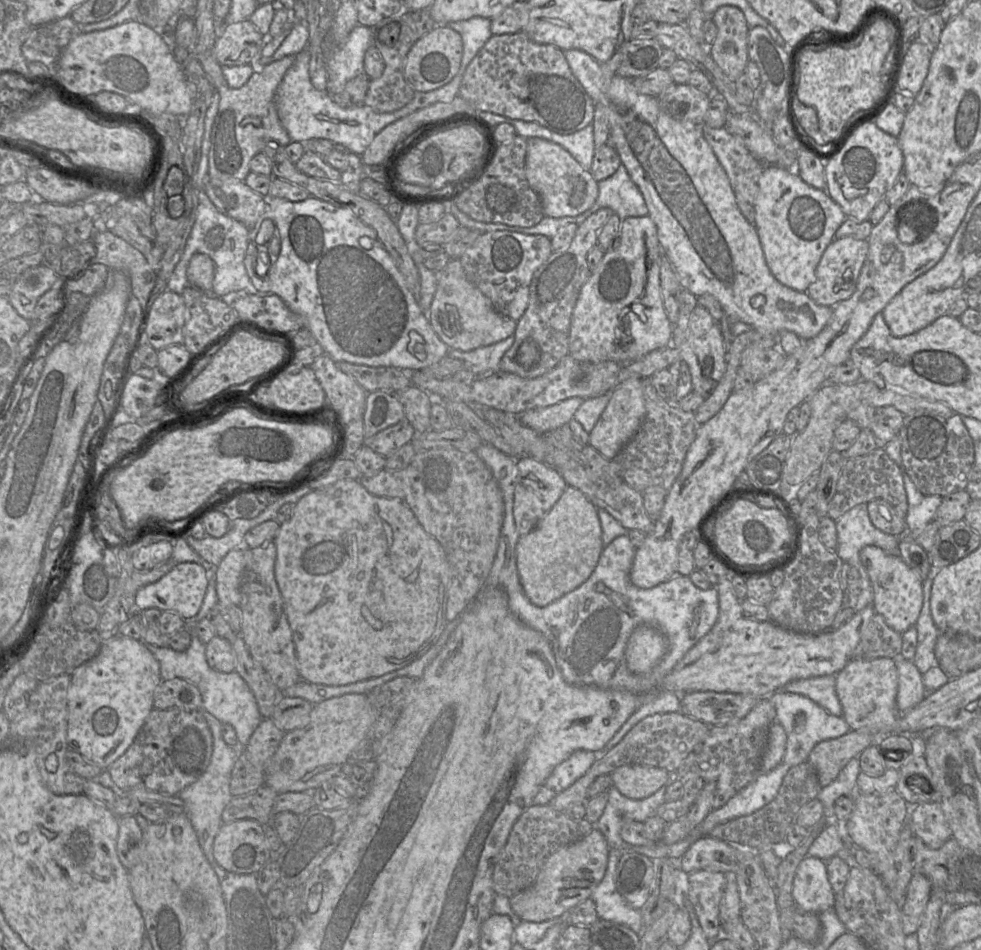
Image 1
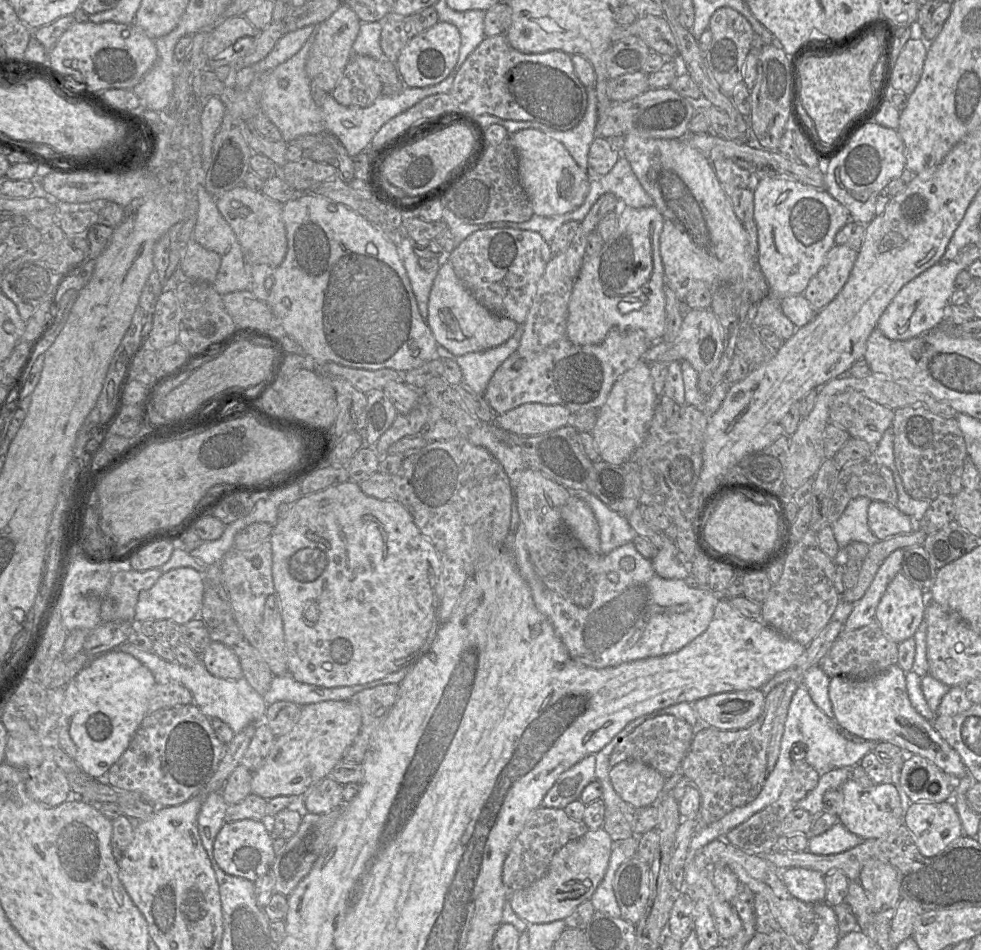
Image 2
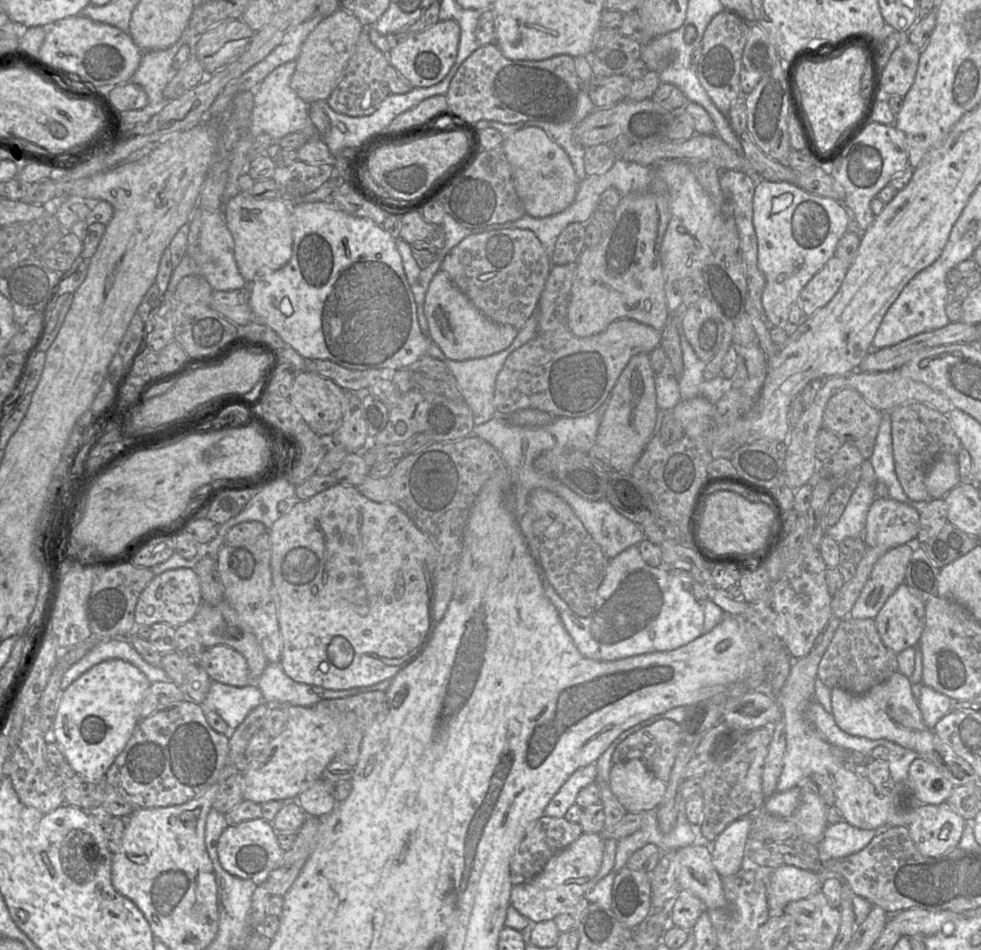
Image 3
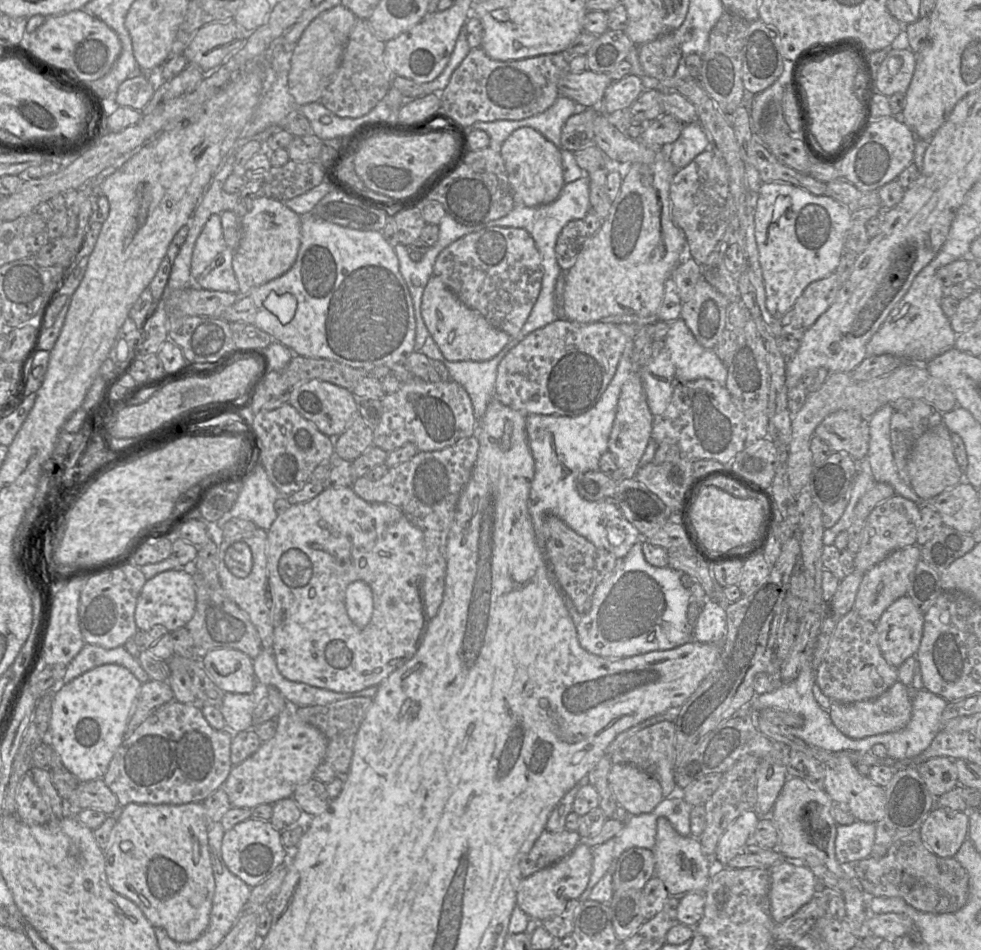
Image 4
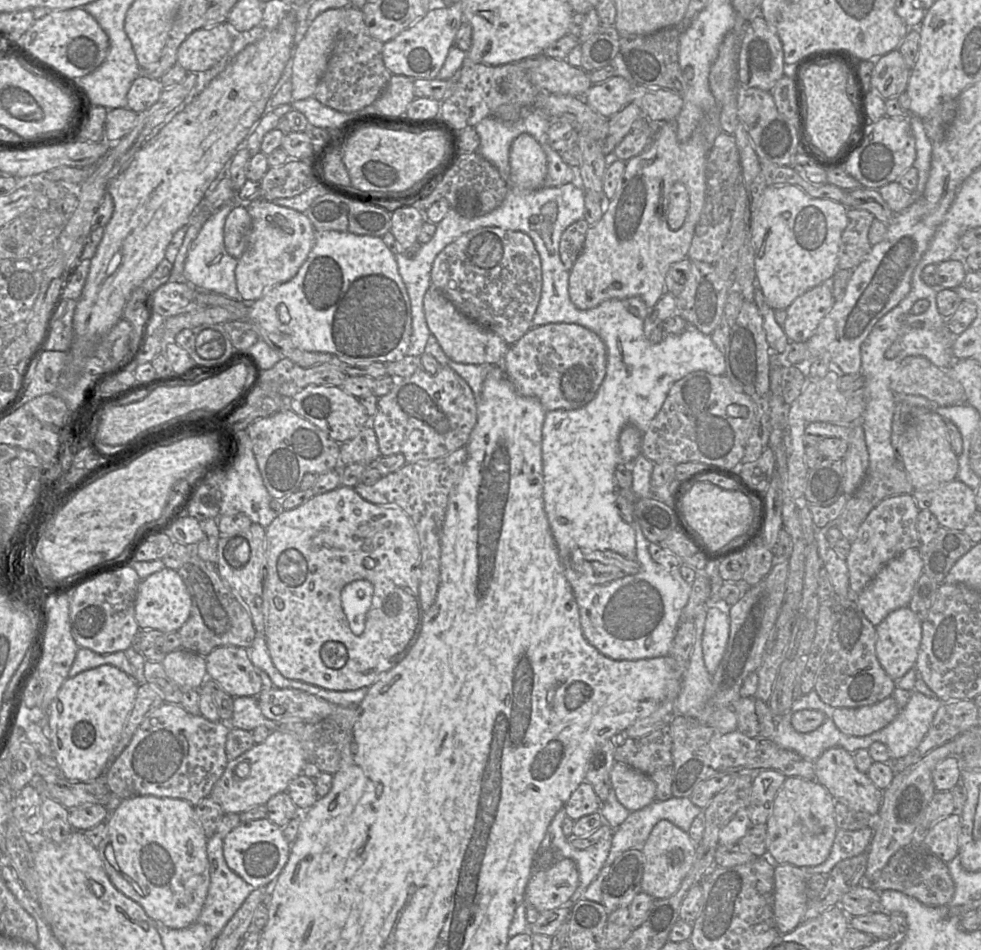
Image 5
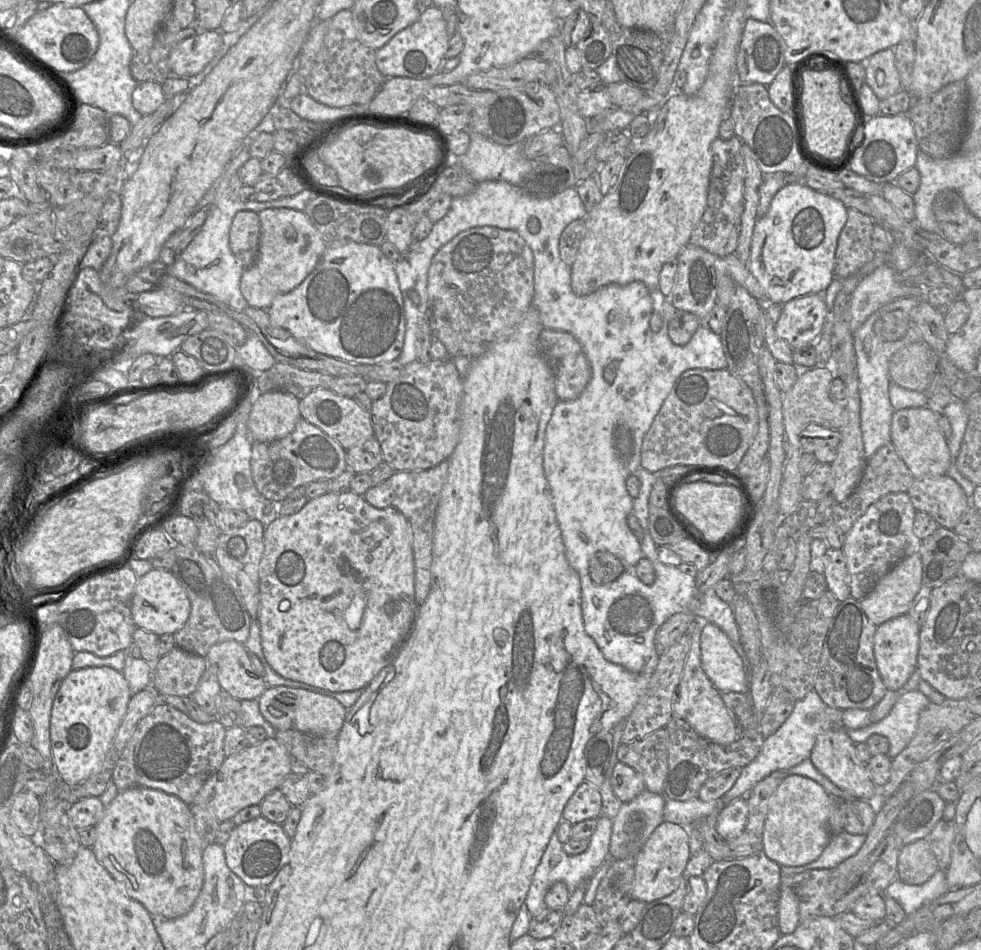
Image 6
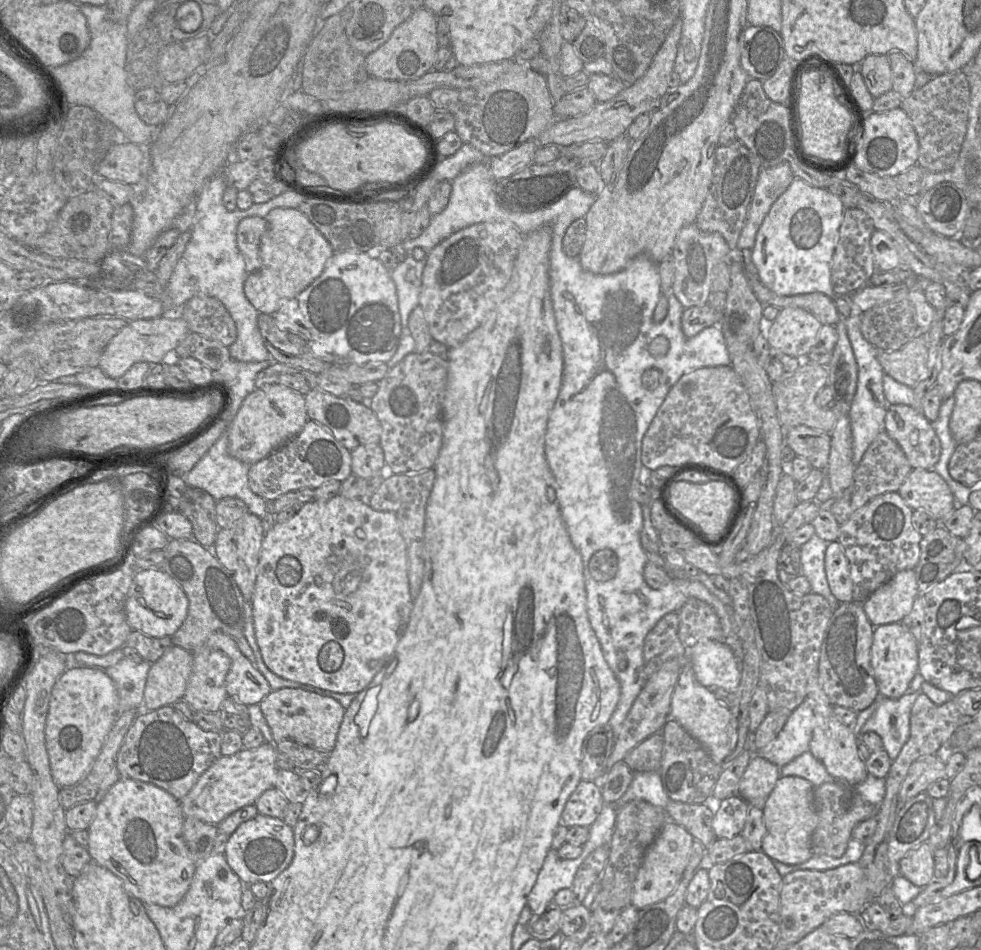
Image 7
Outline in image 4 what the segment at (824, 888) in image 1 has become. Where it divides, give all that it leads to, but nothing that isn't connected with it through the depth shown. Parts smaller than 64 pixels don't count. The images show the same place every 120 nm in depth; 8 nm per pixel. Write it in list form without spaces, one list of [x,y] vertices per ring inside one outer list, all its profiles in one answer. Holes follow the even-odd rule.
[[[782,860],[769,869],[770,912],[775,924],[782,923],[807,904],[815,895],[815,876],[804,862]]]

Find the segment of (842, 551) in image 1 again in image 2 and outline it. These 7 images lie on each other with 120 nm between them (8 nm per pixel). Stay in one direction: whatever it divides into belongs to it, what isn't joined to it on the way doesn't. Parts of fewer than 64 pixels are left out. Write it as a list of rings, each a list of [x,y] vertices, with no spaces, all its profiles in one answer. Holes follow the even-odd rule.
[[[863,496],[852,499],[842,515],[830,523],[840,549],[851,542],[862,542],[870,547],[879,541],[868,525],[870,502],[869,498]]]

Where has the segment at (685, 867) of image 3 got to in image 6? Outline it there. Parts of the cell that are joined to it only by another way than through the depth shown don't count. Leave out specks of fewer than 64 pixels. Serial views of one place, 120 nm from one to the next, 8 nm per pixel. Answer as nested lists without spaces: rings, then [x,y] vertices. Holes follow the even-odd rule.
[[[662,822],[652,832],[635,857],[631,899],[649,903],[671,894],[677,889],[682,873],[691,856],[689,829],[676,823]]]

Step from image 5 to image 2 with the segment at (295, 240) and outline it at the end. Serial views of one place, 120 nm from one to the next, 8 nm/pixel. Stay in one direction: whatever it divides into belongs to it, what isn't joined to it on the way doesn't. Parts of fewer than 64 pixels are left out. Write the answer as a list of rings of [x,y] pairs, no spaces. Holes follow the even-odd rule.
[[[239,186],[217,198],[216,205],[235,233],[247,264],[277,267],[282,263],[287,253],[287,235],[282,217],[283,204],[269,199],[261,192]]]

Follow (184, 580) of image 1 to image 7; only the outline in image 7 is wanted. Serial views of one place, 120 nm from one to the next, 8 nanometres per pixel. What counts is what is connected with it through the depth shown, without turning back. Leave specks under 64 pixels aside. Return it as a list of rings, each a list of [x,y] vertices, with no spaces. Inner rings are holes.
[[[138,570],[125,600],[126,620],[132,630],[151,638],[171,637],[183,624],[189,602],[181,586],[163,570]]]

